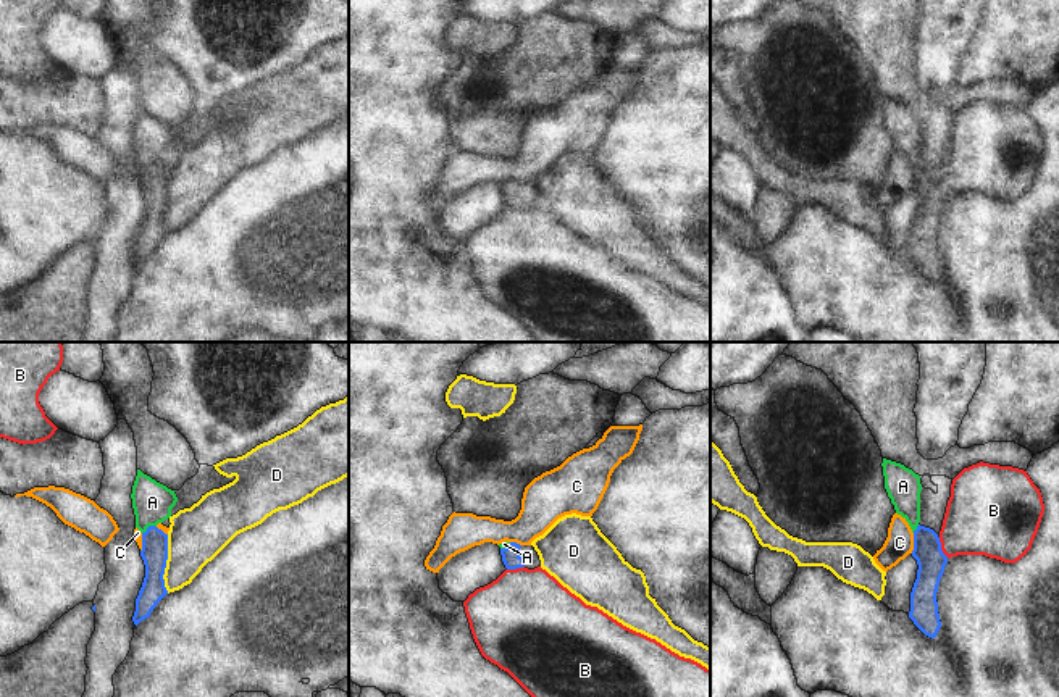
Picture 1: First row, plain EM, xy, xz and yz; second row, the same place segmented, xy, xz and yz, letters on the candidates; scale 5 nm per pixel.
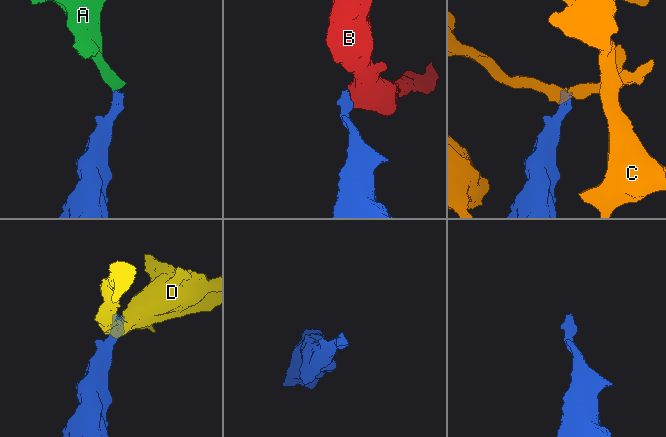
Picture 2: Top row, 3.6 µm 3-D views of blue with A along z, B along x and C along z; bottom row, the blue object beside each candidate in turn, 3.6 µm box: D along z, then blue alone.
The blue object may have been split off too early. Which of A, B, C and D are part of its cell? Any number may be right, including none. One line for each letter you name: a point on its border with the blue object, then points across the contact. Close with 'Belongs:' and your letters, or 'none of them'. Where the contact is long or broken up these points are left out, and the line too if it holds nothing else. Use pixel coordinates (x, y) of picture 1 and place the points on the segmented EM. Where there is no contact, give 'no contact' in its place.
A: contact xy (149, 526); way xy (154, 552), (149, 526), (152, 502)
Belongs: A

